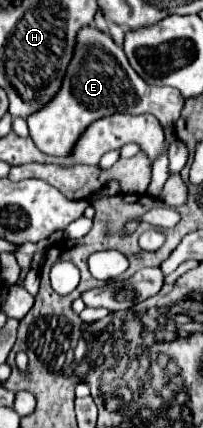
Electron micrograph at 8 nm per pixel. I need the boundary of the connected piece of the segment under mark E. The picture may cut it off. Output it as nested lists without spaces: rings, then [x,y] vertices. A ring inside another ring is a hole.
[[[85,25],[77,33],[77,45],[63,77],[61,89],[47,105],[43,105],[37,113],[29,115],[29,135],[43,153],[53,157],[65,157],[71,153],[77,137],[95,119],[113,113],[151,113],[163,127],[173,127],[179,119],[183,103],[185,99],[173,87],[145,85],[145,81],[141,81],[141,77],[129,65],[123,49],[109,37],[109,33]]]

